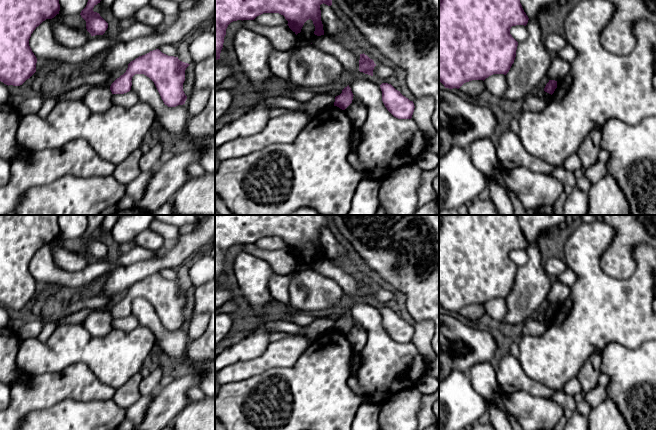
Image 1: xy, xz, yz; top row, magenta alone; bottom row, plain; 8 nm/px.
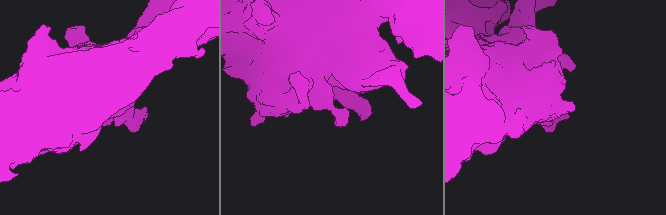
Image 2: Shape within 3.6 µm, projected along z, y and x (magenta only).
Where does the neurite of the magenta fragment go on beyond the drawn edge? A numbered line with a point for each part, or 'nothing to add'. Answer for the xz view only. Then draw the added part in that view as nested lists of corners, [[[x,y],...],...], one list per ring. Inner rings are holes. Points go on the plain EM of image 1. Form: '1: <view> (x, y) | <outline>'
nothing to add

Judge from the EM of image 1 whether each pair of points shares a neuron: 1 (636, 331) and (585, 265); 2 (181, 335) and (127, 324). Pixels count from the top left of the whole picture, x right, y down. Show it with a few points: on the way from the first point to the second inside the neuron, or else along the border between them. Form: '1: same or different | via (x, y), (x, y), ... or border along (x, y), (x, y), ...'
1: same | via (620, 315), (593, 288), (591, 281)
2: different | border along (131, 313), (140, 324)

